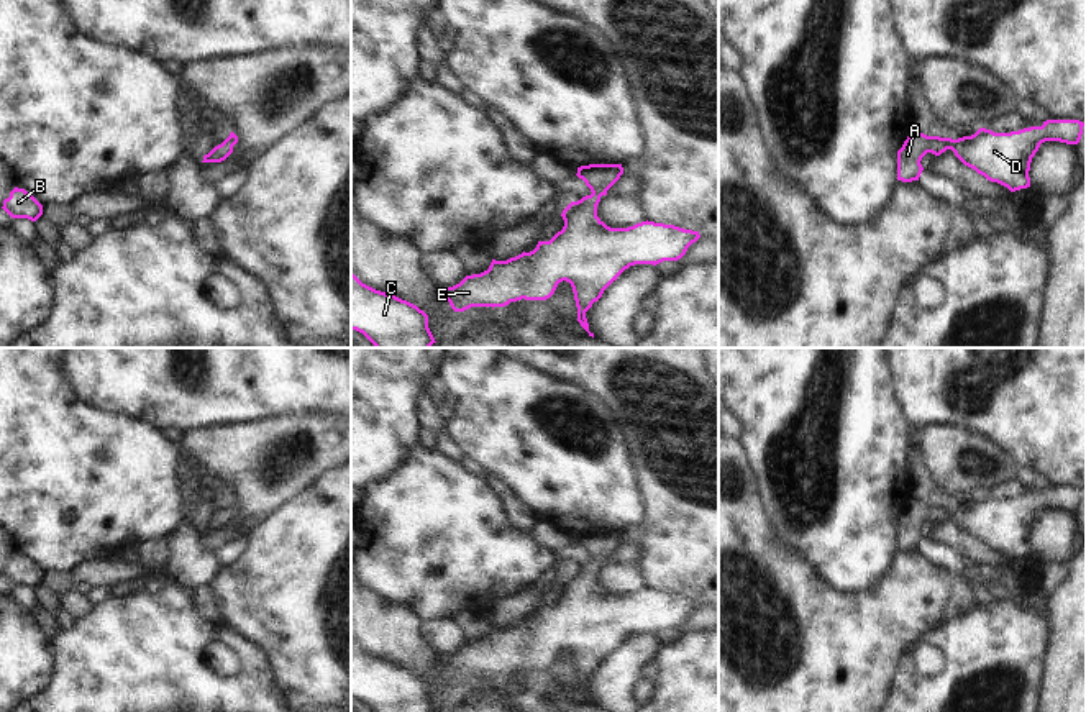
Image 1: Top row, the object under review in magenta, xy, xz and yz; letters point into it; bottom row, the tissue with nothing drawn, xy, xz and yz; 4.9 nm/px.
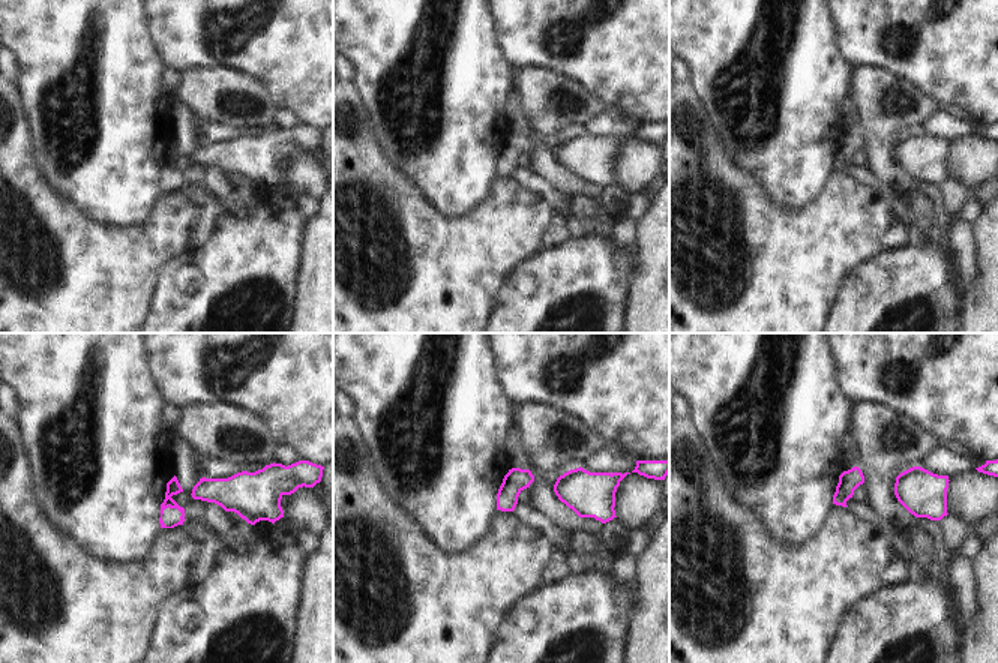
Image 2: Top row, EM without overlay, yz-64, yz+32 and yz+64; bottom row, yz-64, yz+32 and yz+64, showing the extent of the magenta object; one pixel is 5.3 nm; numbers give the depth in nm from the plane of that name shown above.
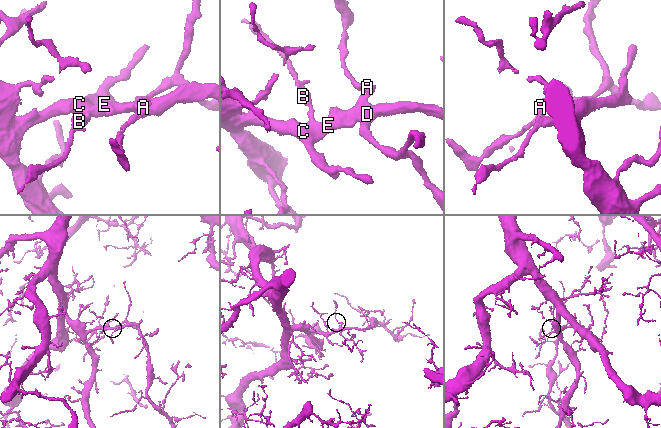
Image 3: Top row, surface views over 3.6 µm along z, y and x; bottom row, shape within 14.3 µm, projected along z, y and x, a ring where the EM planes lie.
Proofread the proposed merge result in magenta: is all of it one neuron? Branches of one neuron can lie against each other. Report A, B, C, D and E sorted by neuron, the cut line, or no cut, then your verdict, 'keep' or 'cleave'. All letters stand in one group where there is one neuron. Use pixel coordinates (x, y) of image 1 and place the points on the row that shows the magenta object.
groups A B C D E; cut none; keep

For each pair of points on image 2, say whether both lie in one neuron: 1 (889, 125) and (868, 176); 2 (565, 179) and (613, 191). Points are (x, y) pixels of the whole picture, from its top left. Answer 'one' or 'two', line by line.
1: two
2: two

